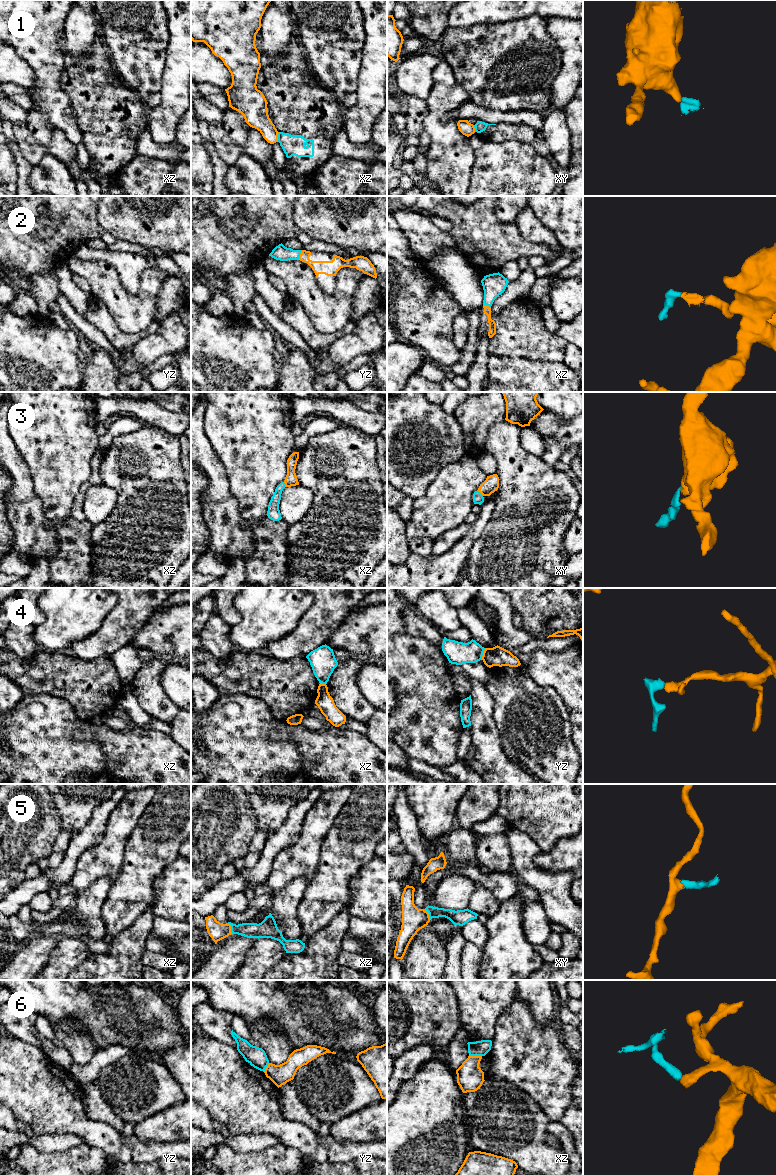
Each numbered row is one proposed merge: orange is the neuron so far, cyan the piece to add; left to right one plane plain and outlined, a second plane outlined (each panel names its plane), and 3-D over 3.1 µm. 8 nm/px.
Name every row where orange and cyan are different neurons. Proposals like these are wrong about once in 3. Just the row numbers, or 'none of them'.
1, 4, 6

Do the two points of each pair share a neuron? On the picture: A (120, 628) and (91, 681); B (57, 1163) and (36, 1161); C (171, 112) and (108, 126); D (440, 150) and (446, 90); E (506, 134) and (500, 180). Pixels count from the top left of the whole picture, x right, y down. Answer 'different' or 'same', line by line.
A: different
B: same
C: different
D: same
E: different

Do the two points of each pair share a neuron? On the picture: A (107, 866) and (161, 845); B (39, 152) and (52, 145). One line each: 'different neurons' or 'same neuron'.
A: different neurons
B: different neurons

